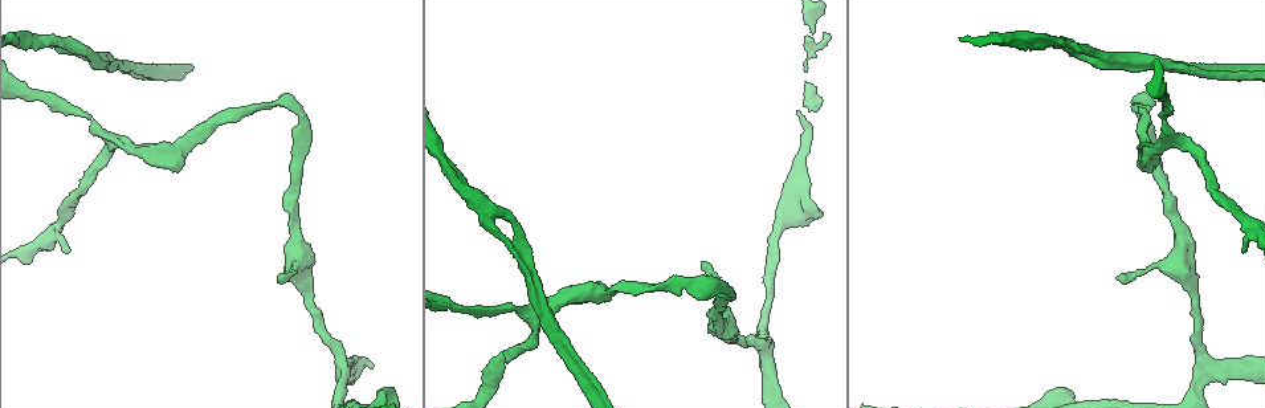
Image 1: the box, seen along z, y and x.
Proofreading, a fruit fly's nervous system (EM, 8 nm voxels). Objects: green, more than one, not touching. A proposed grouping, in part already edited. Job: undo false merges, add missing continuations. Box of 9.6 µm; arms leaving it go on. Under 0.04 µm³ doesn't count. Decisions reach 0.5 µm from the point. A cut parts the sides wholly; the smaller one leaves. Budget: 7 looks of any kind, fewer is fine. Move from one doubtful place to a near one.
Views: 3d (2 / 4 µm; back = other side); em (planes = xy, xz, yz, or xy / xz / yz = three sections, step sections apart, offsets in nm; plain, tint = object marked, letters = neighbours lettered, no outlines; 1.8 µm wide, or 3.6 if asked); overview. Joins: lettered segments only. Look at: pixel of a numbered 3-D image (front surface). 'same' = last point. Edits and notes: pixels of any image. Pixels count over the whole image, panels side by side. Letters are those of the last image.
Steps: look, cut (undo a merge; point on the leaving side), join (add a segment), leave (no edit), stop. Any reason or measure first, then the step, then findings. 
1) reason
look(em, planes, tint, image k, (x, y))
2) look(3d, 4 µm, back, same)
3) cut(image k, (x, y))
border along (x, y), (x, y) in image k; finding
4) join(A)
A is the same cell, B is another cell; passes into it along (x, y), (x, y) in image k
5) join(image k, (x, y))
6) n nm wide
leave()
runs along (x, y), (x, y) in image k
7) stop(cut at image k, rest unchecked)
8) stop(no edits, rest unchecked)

look(em, xy, step 4, letters, image 1, (279, 276))

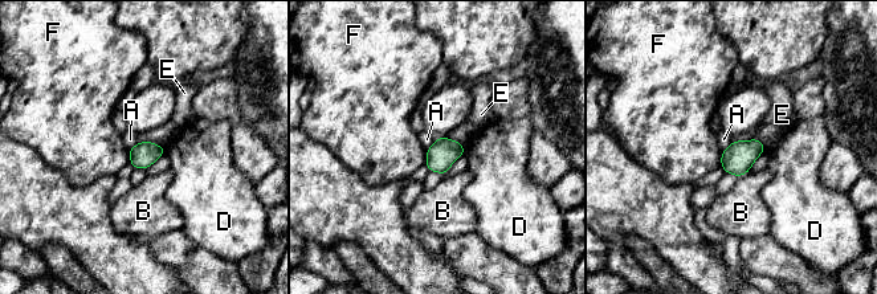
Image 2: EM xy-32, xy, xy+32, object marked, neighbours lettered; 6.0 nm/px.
look(em, planes, letters, same)

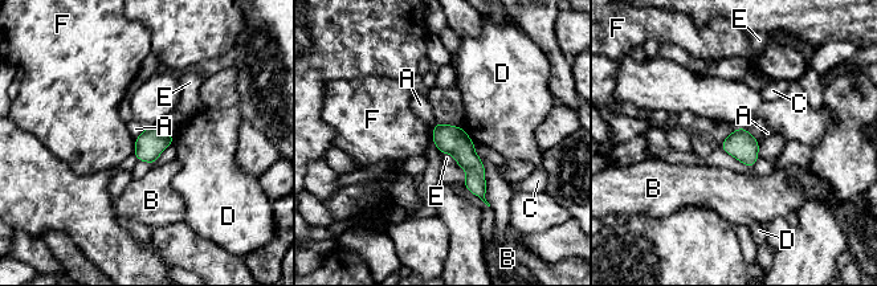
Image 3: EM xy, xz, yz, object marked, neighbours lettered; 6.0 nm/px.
leave()
A, B, C, D, E and F are other cells; border along (436, 121), (432, 142), (441, 152) in image 3; none of them fits

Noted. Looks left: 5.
an open end
look(em, planes, letters, image 1, (1094, 48))

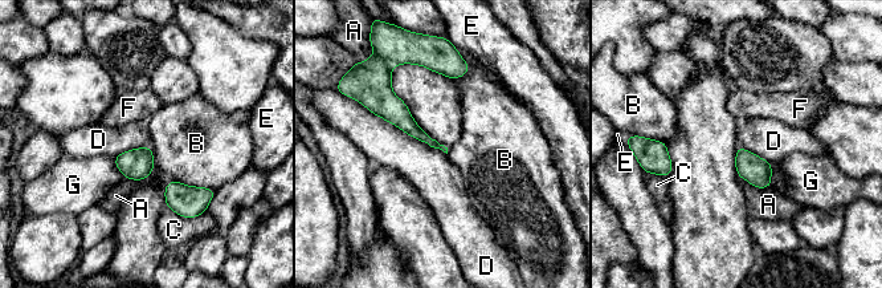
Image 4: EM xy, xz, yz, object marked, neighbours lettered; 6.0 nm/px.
D touches over 600 nm
leave()
A, B, C, D, E, F and G are other cells; border along (362, 104), (409, 136), (446, 154) in image 4; none of them fits

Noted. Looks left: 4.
branch stops here
look(em, planes, plain, image 1, (1242, 251))

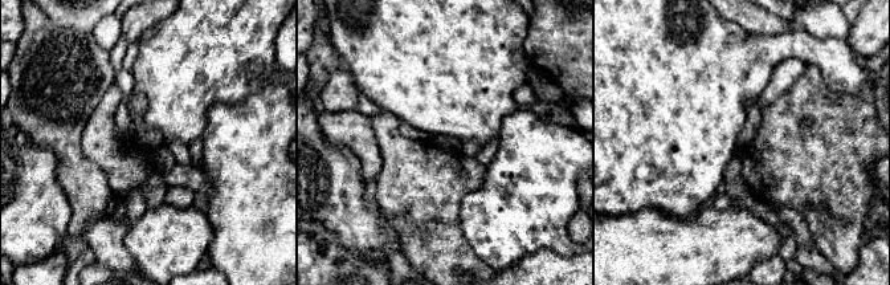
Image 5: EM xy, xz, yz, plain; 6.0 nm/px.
see the neighbours
look(em, planes, letters, same)

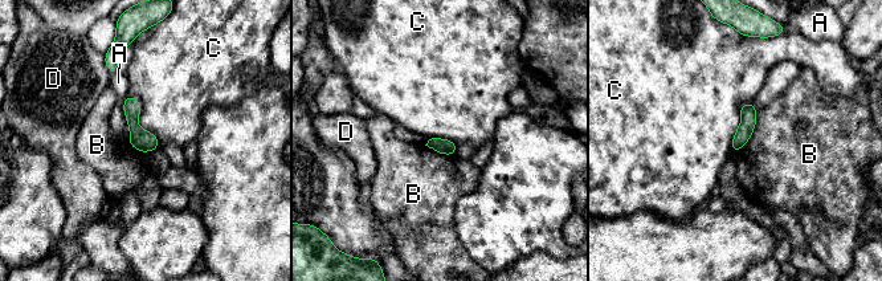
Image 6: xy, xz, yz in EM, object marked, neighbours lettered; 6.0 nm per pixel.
leave()
A, B, C and D are other cells; border along (127, 94), (160, 146) in image 6; no lettered segment goes on from it

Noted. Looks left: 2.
stop(no edits, rest unchecked)

